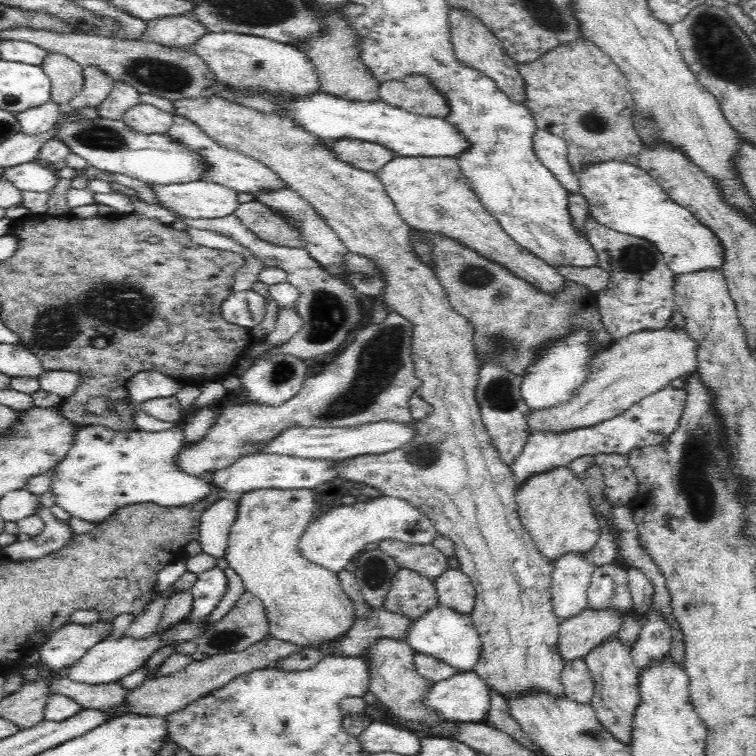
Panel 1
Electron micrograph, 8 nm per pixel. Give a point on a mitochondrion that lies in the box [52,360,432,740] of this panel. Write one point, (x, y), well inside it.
(374, 570)

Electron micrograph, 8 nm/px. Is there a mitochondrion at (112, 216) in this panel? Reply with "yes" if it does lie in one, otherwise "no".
no

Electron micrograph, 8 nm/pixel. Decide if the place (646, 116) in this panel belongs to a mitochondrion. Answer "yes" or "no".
yes

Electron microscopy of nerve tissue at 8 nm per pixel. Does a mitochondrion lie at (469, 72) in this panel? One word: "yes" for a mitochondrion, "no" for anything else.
no

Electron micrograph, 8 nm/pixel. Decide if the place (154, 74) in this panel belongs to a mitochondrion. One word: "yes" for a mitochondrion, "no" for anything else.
yes

